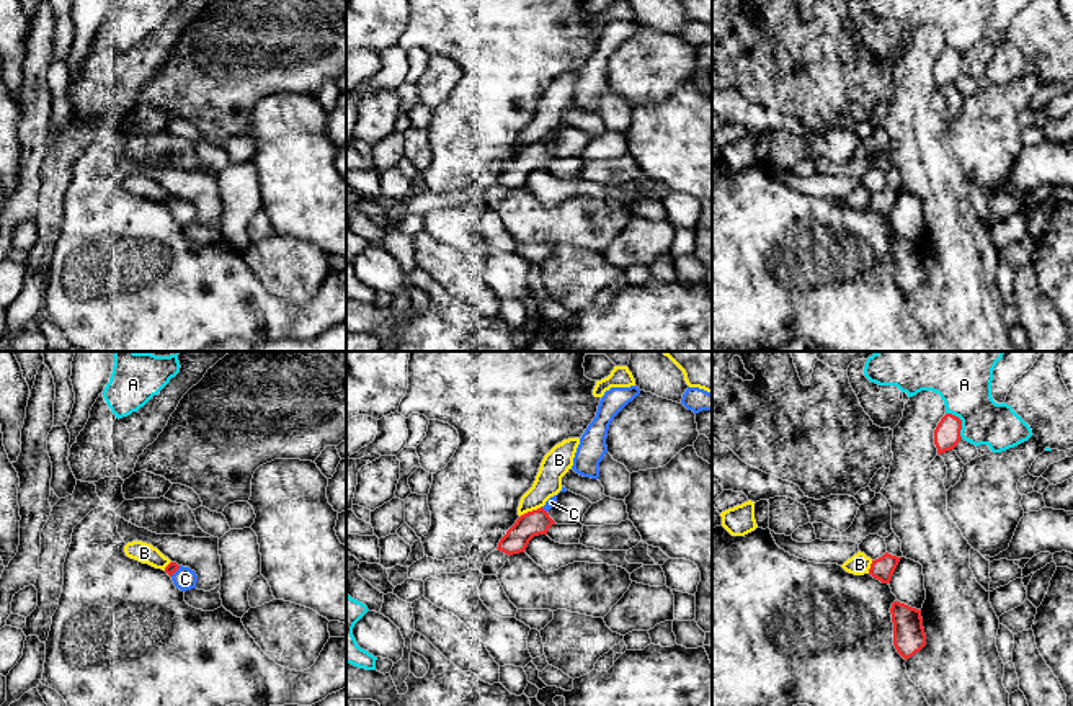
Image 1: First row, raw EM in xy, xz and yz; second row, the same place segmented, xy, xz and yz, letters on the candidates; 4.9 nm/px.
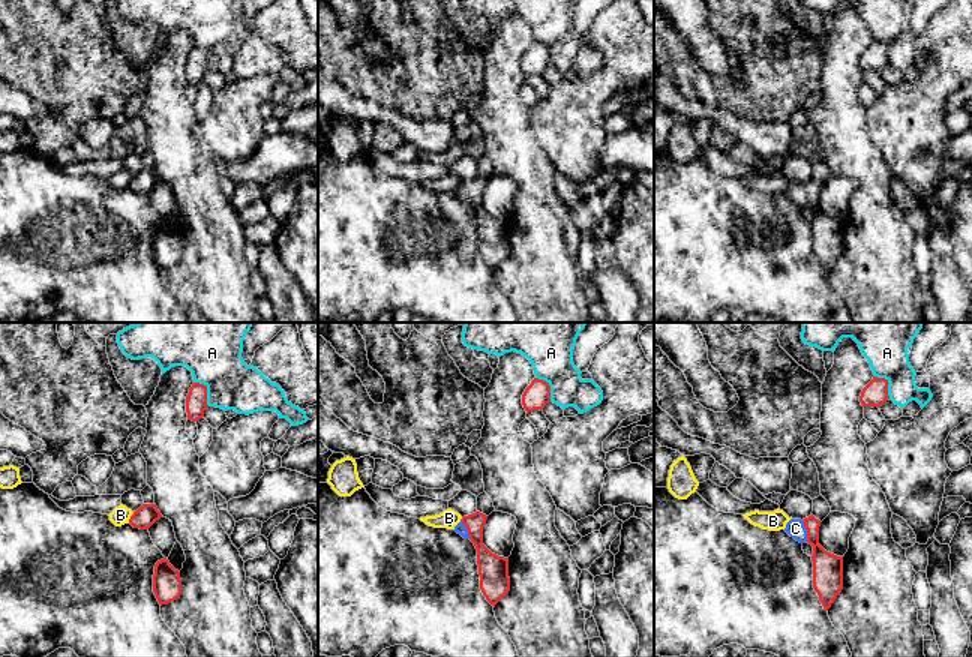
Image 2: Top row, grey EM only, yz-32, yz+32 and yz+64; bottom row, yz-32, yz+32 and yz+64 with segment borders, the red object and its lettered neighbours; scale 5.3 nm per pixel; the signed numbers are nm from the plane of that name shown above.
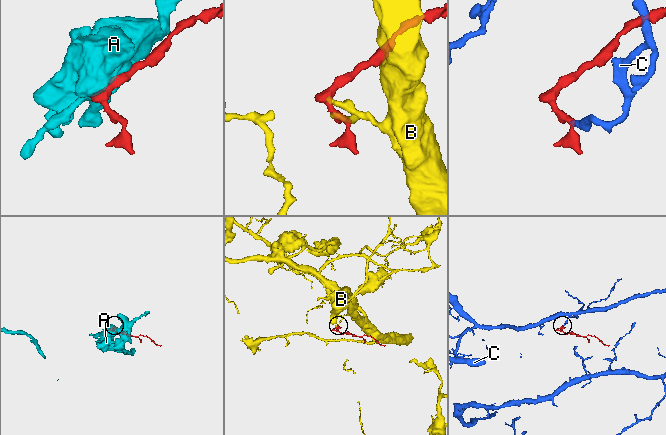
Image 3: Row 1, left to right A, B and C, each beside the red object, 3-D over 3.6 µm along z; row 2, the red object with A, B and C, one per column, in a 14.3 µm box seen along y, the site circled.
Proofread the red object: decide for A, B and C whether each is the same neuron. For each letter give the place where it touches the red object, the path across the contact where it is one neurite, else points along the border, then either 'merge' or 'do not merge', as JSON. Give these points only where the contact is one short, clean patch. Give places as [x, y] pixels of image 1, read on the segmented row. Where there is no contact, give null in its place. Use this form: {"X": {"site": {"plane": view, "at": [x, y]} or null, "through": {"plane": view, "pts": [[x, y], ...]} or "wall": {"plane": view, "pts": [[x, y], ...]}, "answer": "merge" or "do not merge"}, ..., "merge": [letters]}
{"A": {"site": {"plane": "yz", "at": [961, 422]}, "answer": "do not merge"}, "B": {"site": {"plane": "xz", "at": [529, 512]}, "answer": "do not merge"}, "C": {"site": {"plane": "xy", "at": [175, 571]}, "through": {"plane": "xy", "pts": [[172, 567], [175, 571], [185, 579]]}, "answer": "merge"}, "merge": ["C"]}

